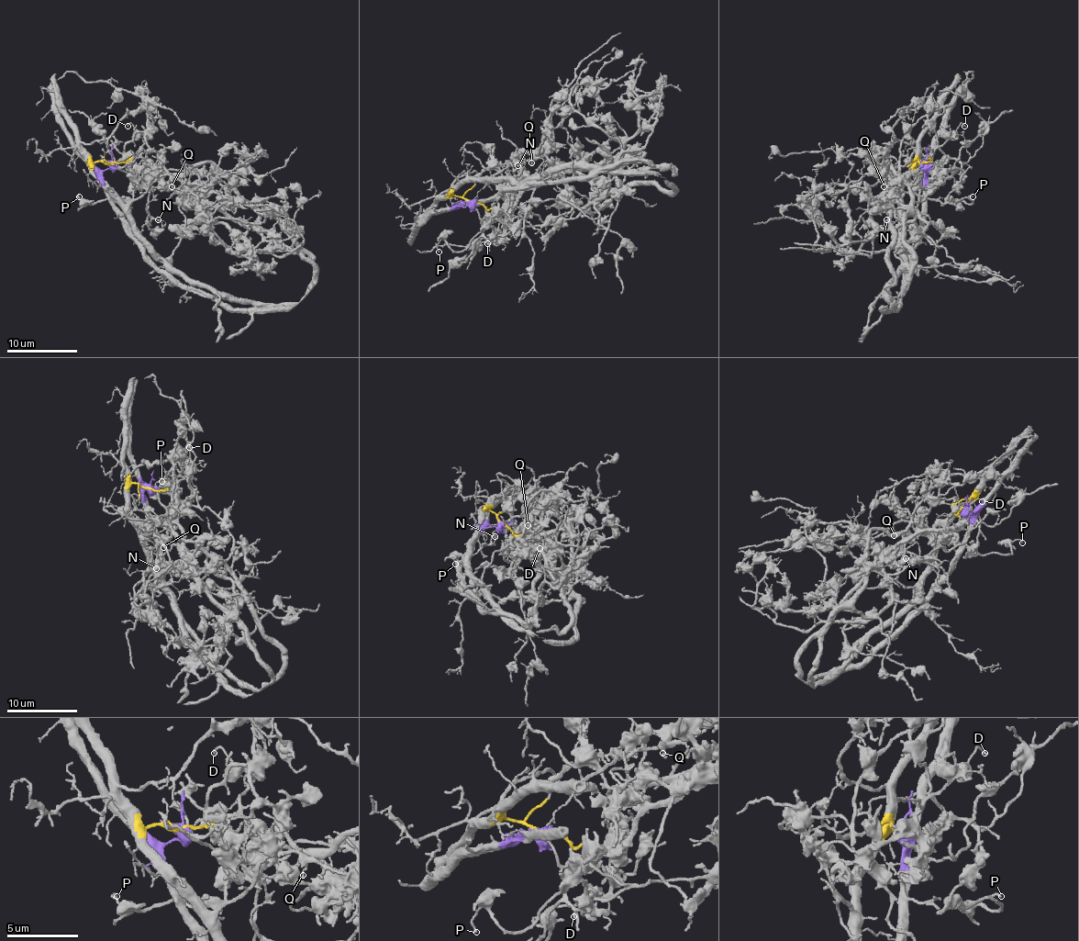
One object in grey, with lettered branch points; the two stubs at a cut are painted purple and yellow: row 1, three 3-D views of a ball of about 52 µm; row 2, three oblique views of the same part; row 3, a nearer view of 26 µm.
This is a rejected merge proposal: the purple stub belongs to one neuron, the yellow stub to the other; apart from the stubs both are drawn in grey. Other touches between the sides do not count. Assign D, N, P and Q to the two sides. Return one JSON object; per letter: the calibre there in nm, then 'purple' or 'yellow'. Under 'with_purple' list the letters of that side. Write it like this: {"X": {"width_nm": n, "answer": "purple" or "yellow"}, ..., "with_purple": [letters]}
{"D": {"width_nm": 130, "answer": "yellow"}, "N": {"width_nm": 110, "answer": "purple"}, "P": {"width_nm": 120, "answer": "purple"}, "Q": {"width_nm": 80, "answer": "yellow"}, "with_purple": ["N", "P"]}

